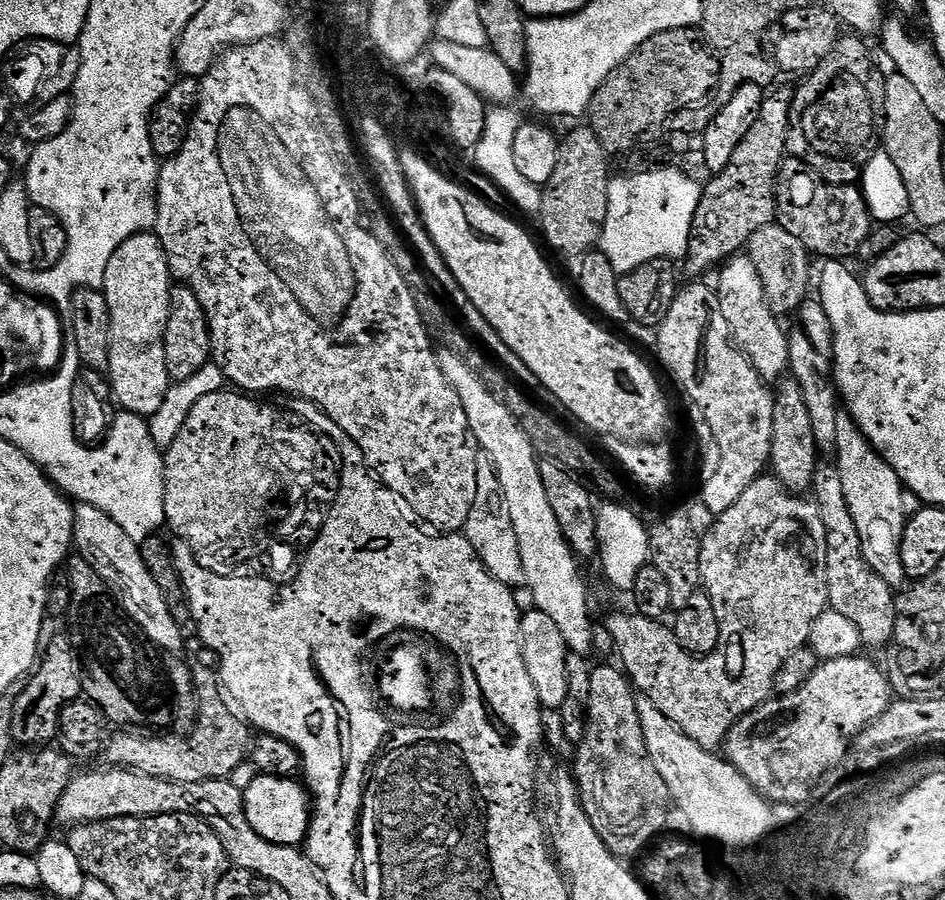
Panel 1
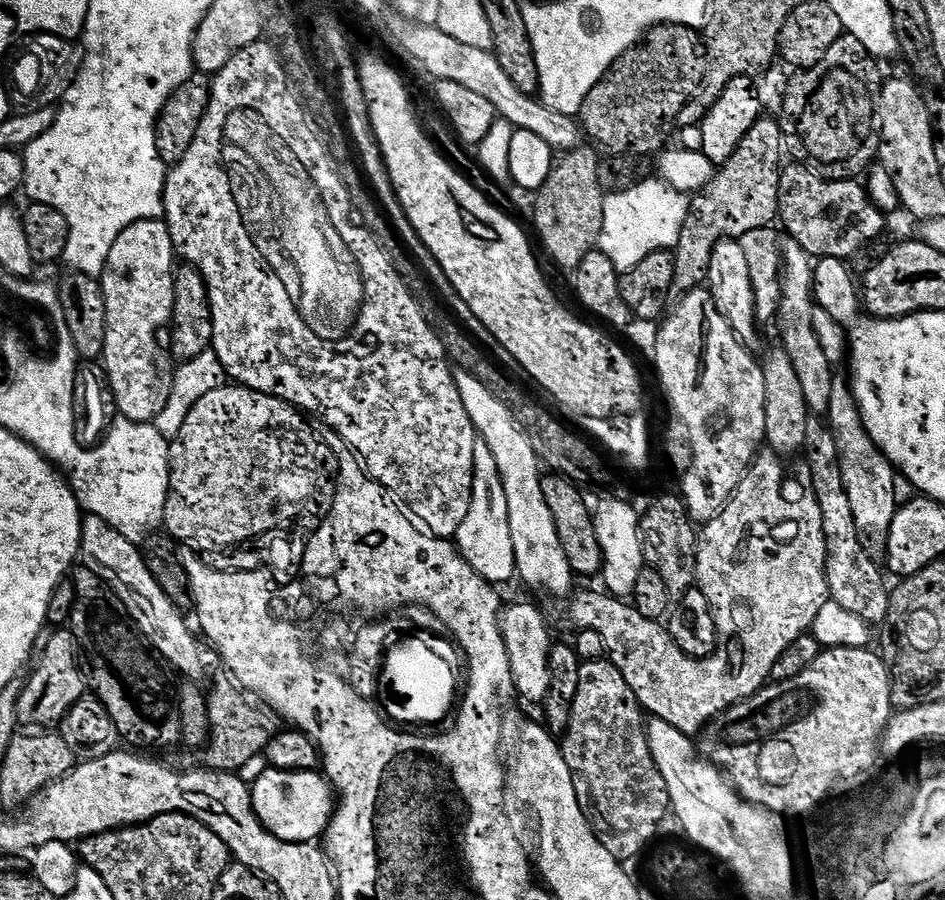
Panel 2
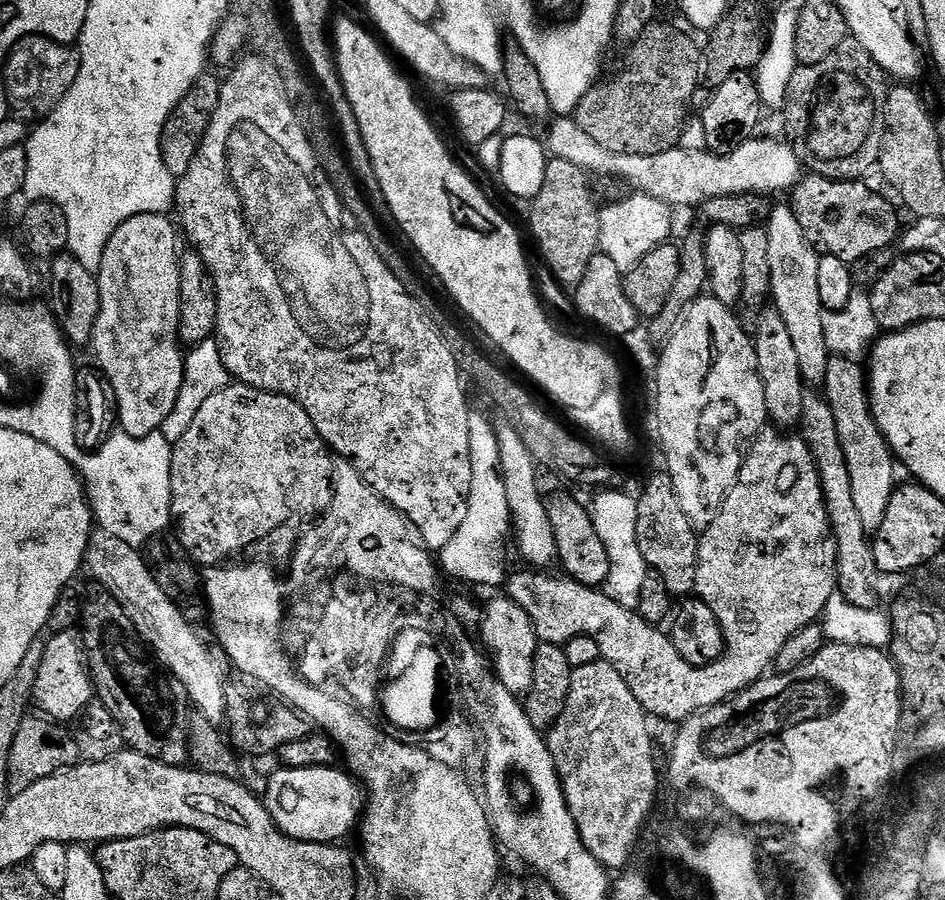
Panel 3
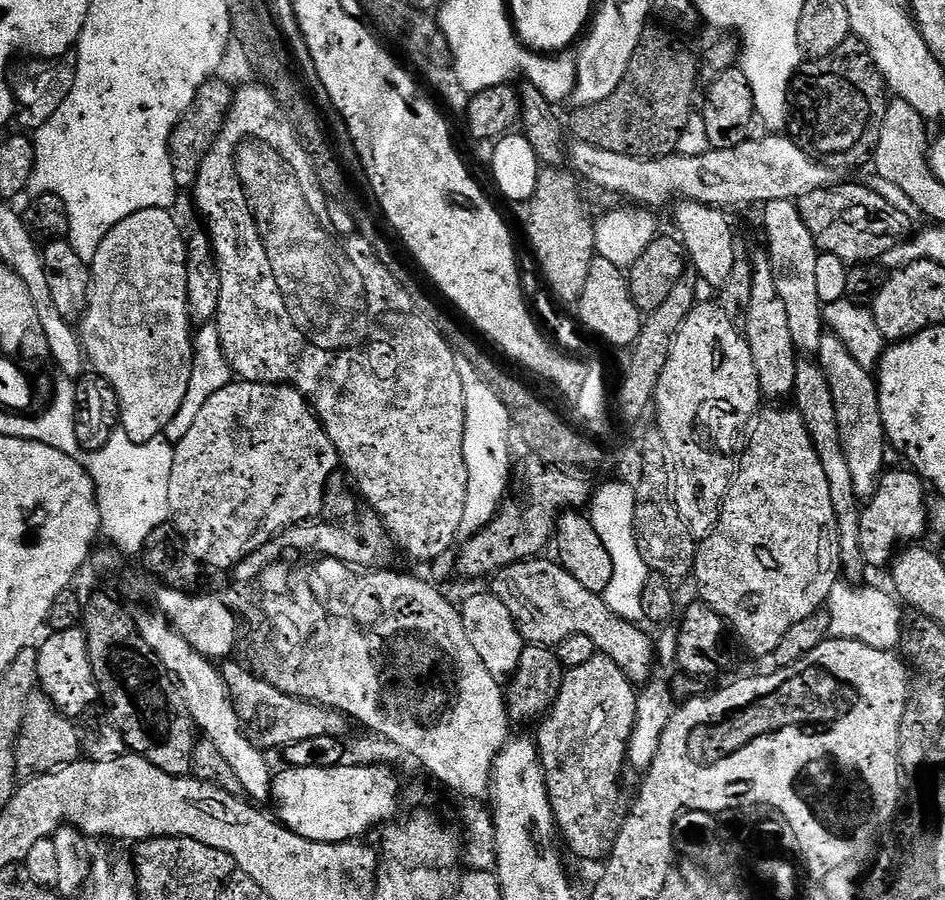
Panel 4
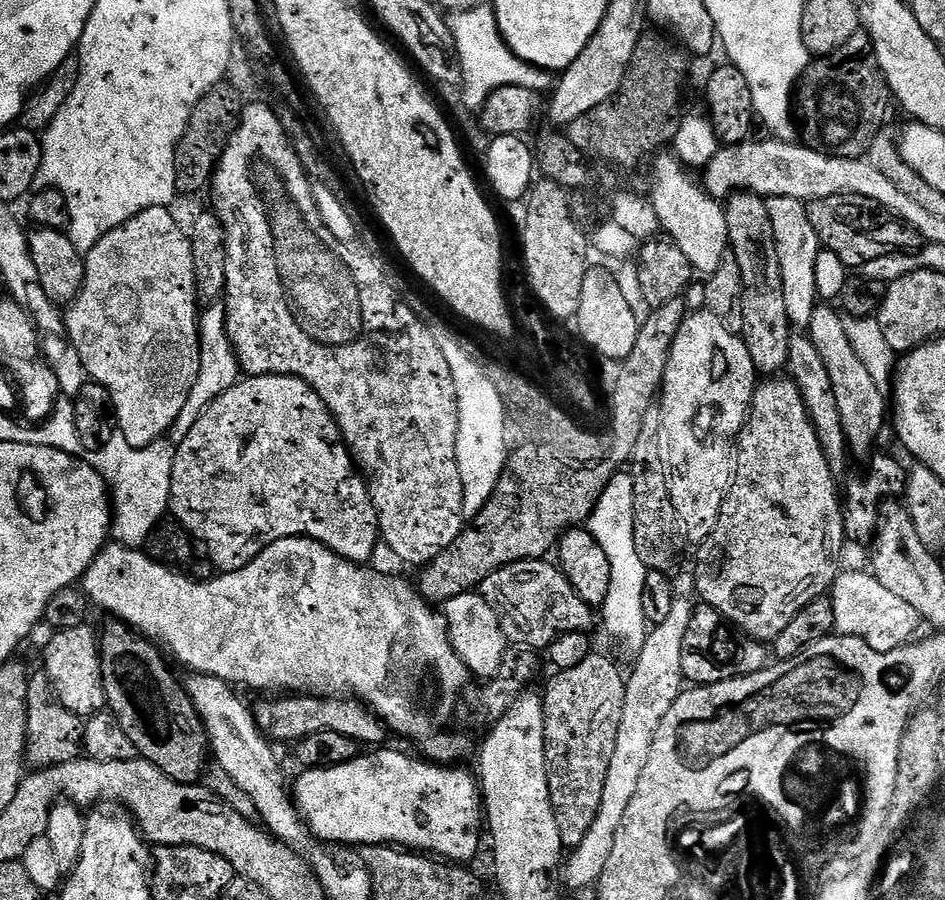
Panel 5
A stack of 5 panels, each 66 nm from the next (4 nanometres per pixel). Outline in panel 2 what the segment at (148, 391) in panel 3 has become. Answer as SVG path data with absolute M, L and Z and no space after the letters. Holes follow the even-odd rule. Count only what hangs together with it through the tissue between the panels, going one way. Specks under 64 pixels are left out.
M163 219L143 220L134 222L134 226L126 226L126 230L118 234L118 242L110 246L110 258L106 258L102 277L106 302L106 334L102 367L115 411L135 423L153 423L155 416L161 415L162 410L166 410L166 404L170 402L174 360L165 341L164 344L160 341L160 331L163 328L165 331L172 323L176 297L174 278L177 267L176 247L172 244L170 230Z

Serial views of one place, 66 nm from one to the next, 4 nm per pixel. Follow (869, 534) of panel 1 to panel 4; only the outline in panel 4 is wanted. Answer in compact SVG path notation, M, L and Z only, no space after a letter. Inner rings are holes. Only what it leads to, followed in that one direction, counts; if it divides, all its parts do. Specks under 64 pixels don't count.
M831 334L823 336L815 357L826 374L826 382L830 382L830 395L834 398L834 411L838 414L838 434L842 434L842 450L846 450L854 490L857 497L867 498L875 494L886 471L886 437L877 377L869 369L858 366L850 350L846 350L846 346L842 346L842 342Z

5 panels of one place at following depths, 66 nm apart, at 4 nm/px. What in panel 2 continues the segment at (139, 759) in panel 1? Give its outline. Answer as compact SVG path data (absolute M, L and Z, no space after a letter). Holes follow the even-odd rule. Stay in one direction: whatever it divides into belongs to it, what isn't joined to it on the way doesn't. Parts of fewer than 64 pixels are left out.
M231 679L228 680L218 681L212 692L210 688L207 693L212 733L208 735L208 743L202 752L203 767L213 772L236 774L241 771L239 768L246 767L268 747L274 735L274 727L272 728L273 717L263 707L255 708L251 704L253 701Z

